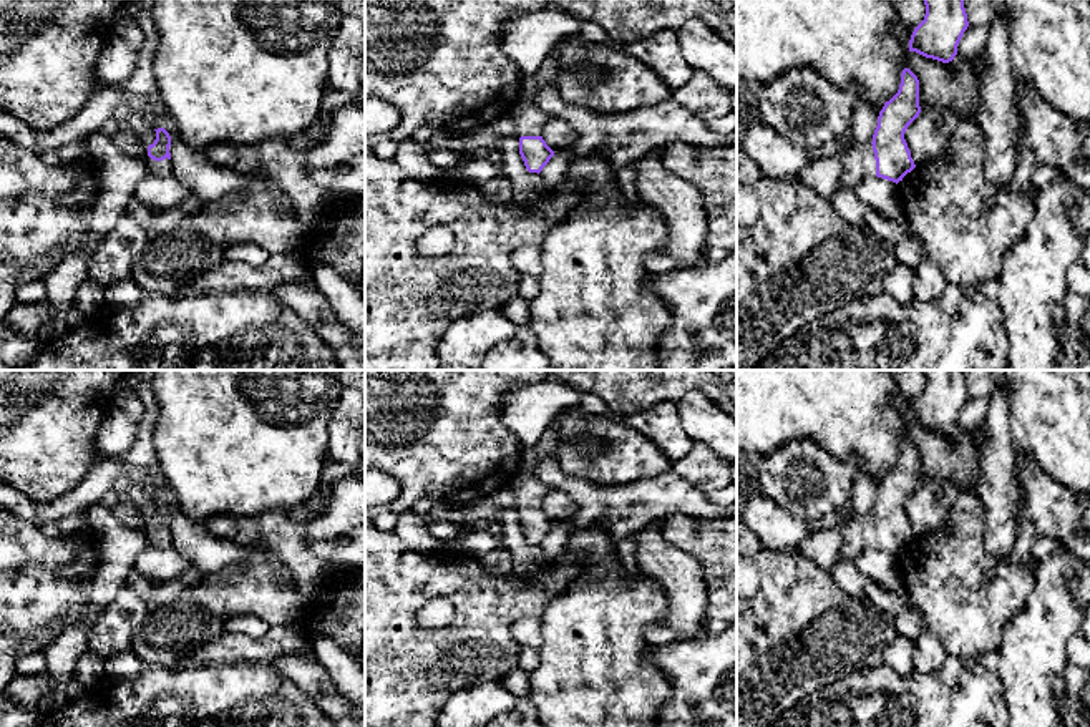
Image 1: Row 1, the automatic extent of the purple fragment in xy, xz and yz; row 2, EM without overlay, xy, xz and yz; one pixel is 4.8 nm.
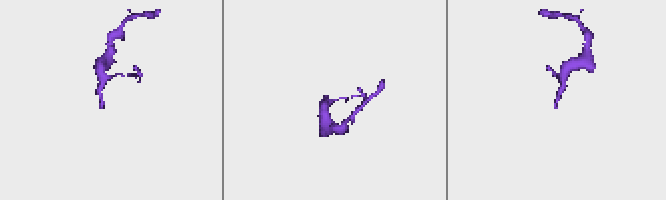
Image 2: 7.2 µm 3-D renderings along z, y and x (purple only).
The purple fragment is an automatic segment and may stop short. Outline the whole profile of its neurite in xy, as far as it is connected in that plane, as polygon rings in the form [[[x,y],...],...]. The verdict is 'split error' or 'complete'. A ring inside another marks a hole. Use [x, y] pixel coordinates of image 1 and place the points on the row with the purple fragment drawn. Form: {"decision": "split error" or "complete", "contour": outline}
{"decision": "split error", "contour": [[[158,128],[156,139],[148,146],[146,163],[154,176],[171,174],[171,136],[164,128]]]}

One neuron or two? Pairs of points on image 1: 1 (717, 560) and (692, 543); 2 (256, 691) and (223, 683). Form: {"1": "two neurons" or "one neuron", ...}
{"1": "one neuron", "2": "one neuron"}

